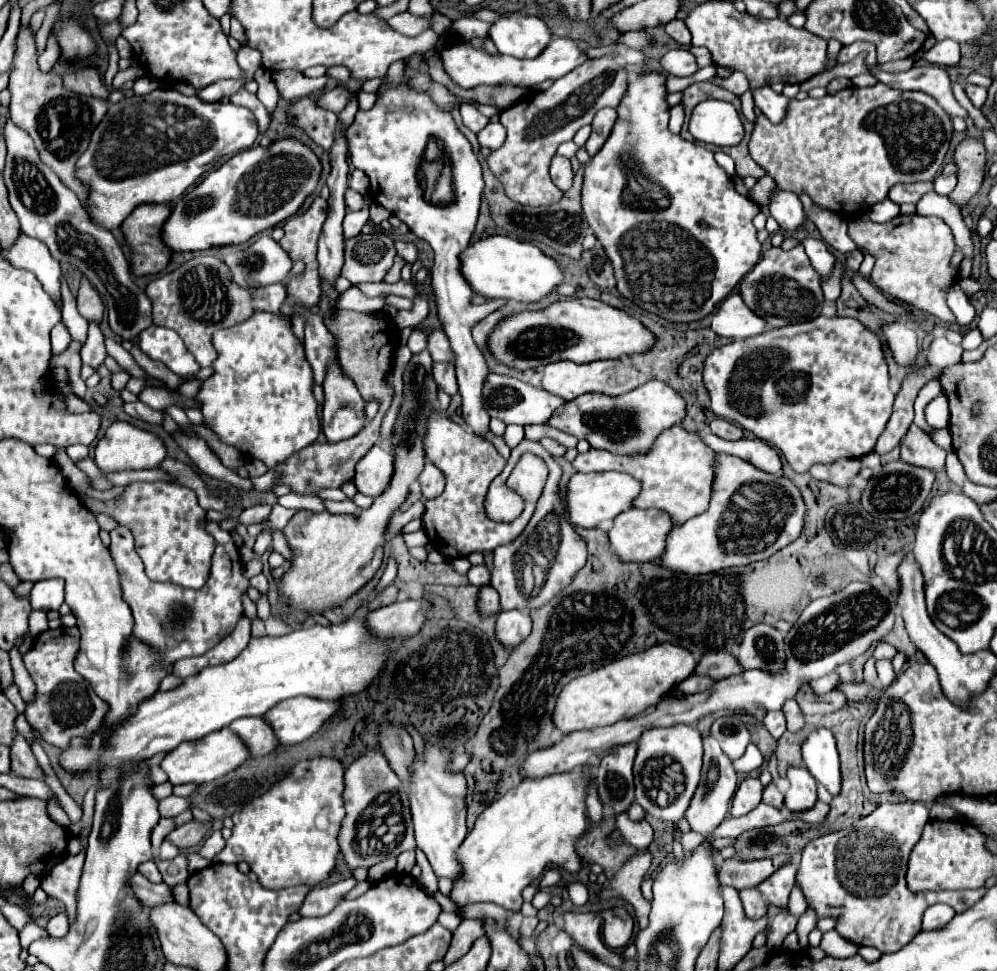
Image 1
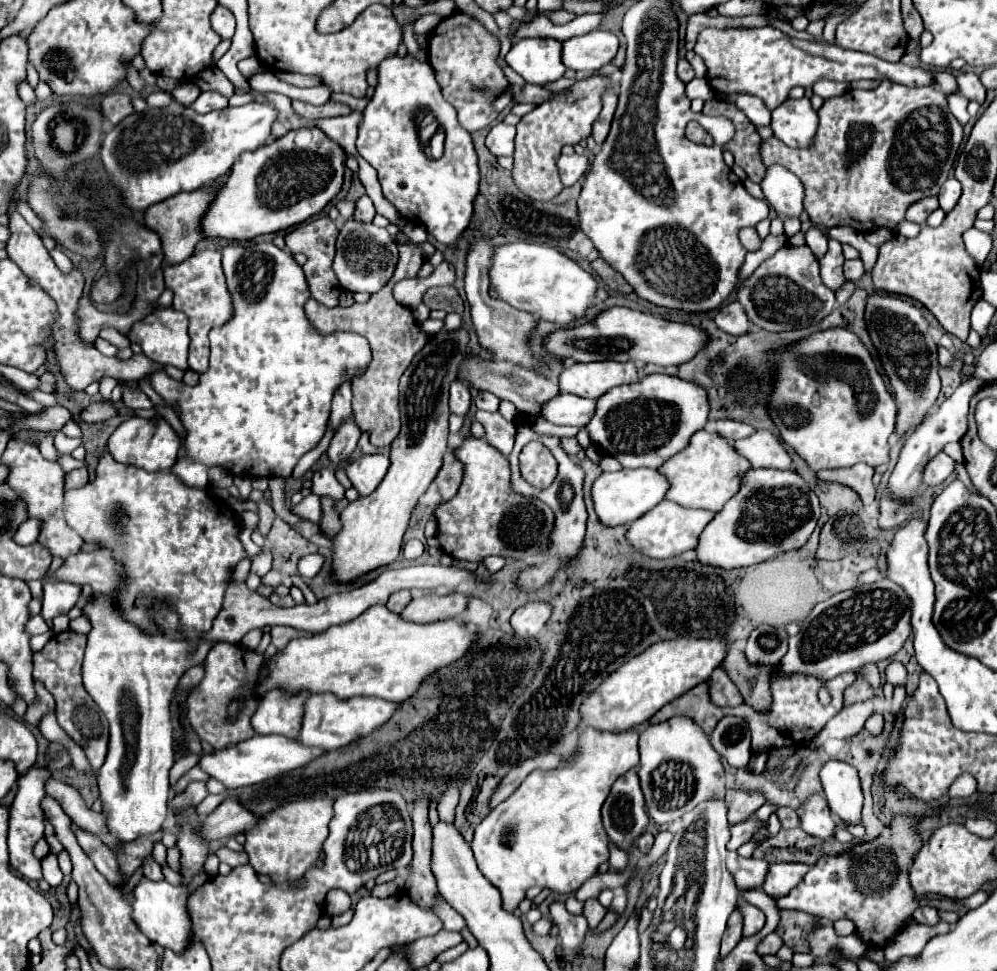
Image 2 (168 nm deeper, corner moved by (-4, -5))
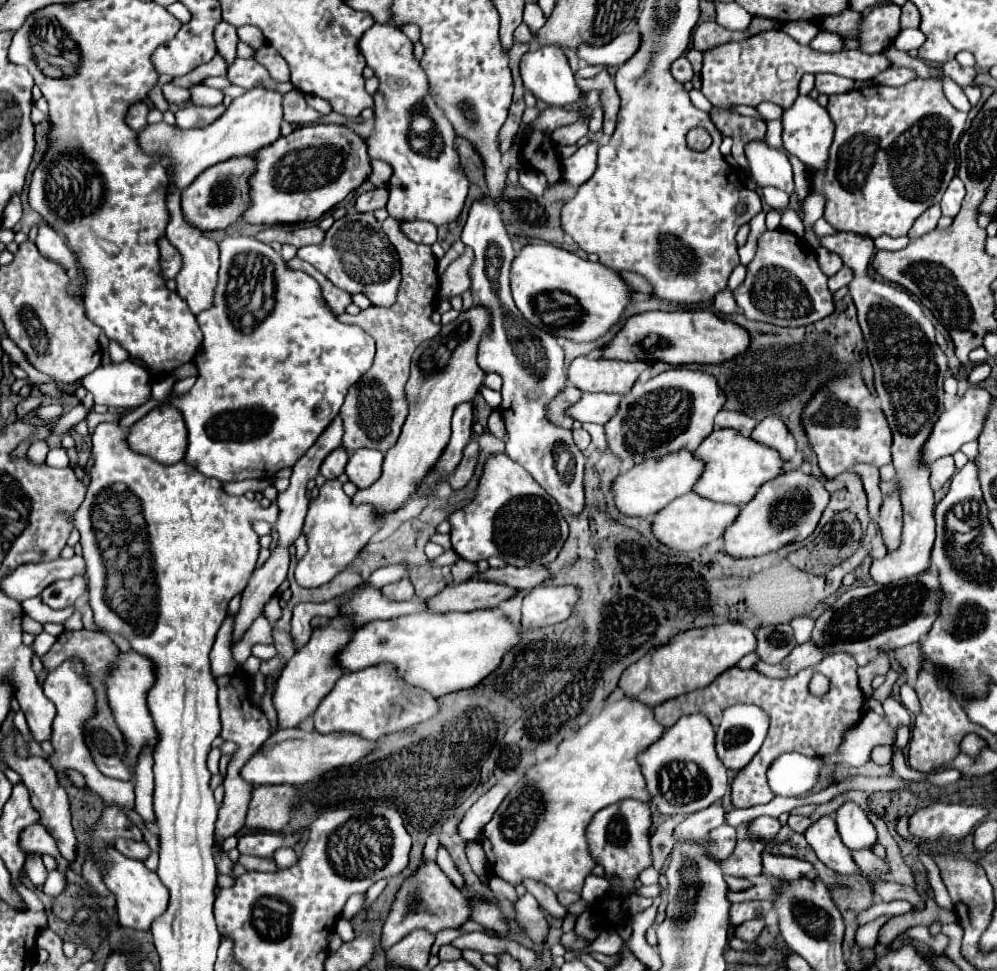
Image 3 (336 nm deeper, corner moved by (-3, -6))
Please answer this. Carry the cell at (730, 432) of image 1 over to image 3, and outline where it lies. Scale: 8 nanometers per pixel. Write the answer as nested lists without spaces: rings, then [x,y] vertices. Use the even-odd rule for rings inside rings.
[[[722,409],[716,415],[716,427],[730,427],[730,429],[736,429],[736,431],[744,433],[744,437],[748,437],[752,433],[752,429],[756,427],[756,419],[748,417],[746,413],[740,413],[740,411]]]

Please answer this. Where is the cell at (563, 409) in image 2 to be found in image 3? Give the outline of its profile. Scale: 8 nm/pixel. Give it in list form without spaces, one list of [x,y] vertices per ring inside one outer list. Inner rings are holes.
[[[584,393],[580,403],[576,403],[568,413],[580,423],[600,423],[606,425],[618,411],[622,397],[616,393]]]

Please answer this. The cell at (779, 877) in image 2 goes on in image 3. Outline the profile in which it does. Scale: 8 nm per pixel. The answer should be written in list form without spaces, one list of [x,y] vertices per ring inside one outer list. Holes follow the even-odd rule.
[[[762,853],[762,865],[768,877],[782,879],[782,881],[798,881],[800,877],[808,875],[814,869],[812,863],[804,859],[772,855],[772,853]]]

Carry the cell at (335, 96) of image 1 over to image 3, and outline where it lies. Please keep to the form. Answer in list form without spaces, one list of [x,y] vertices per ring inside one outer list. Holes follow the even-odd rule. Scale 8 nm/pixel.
[[[292,89],[284,95],[284,121],[294,125],[304,125],[304,123],[314,123],[318,119],[320,115],[306,105],[302,91]]]

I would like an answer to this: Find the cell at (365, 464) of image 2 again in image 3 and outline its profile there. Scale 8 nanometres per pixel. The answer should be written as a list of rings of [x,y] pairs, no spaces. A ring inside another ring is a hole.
[[[356,449],[346,465],[346,475],[358,489],[366,489],[380,477],[382,459],[384,455],[378,449]]]

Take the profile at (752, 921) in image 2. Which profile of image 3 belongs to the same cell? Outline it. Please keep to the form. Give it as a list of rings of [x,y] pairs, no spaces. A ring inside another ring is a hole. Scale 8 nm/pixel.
[[[752,919],[752,921],[746,921],[746,923],[738,925],[738,927],[734,929],[734,937],[742,939],[742,941],[746,941],[746,943],[752,943],[752,941],[760,935],[762,929],[764,929],[764,921],[762,921],[762,919]]]

